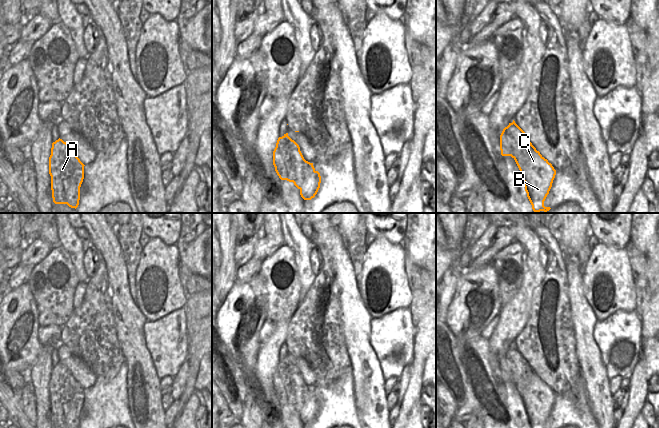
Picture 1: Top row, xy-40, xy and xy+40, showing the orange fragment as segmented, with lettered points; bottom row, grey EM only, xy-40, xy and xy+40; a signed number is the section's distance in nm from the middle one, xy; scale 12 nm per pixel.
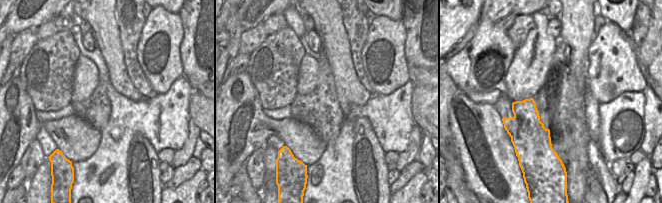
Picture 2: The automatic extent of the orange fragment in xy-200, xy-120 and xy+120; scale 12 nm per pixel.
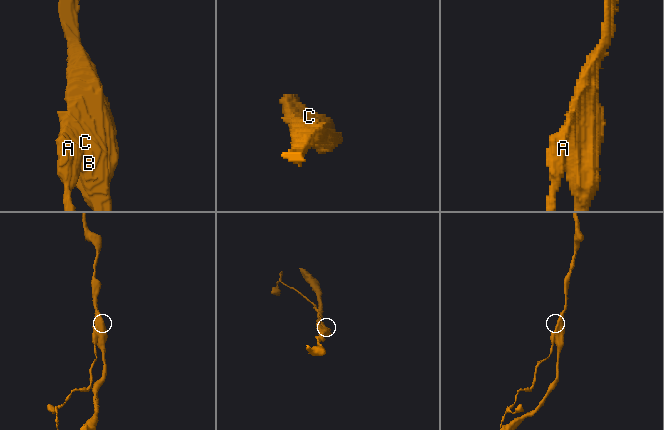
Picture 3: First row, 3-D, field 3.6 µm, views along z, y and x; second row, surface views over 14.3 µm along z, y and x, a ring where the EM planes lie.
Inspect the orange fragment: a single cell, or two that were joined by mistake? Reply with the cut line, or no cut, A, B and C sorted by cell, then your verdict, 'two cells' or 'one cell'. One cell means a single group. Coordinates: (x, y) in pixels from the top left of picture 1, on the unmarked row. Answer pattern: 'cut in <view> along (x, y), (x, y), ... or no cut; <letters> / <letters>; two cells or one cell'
cut in xy along (281, 361), (286, 366), (286, 371), (290, 375), (300, 376); A / B C; two cells

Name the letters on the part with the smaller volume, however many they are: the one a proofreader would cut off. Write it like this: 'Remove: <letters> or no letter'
Remove: A

